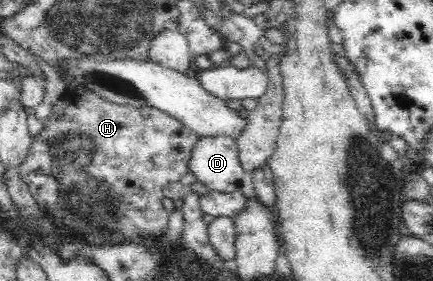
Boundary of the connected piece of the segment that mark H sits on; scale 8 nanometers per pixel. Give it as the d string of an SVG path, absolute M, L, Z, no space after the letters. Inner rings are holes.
M90 92L81 95L67 93L51 106L50 114L43 121L43 130L39 135L33 137L27 158L17 168L18 175L25 184L28 184L28 189L35 197L37 204L46 212L54 224L54 228L64 236L67 243L72 244L76 240L77 243L87 245L87 247L119 247L128 243L153 243L153 240L156 241L167 232L167 224L169 224L170 213L165 210L161 203L164 198L163 188L170 182L180 181L190 171L191 152L193 152L199 138L200 136L187 128L187 125L155 108L143 107L139 109L125 104L119 106L100 99Z

